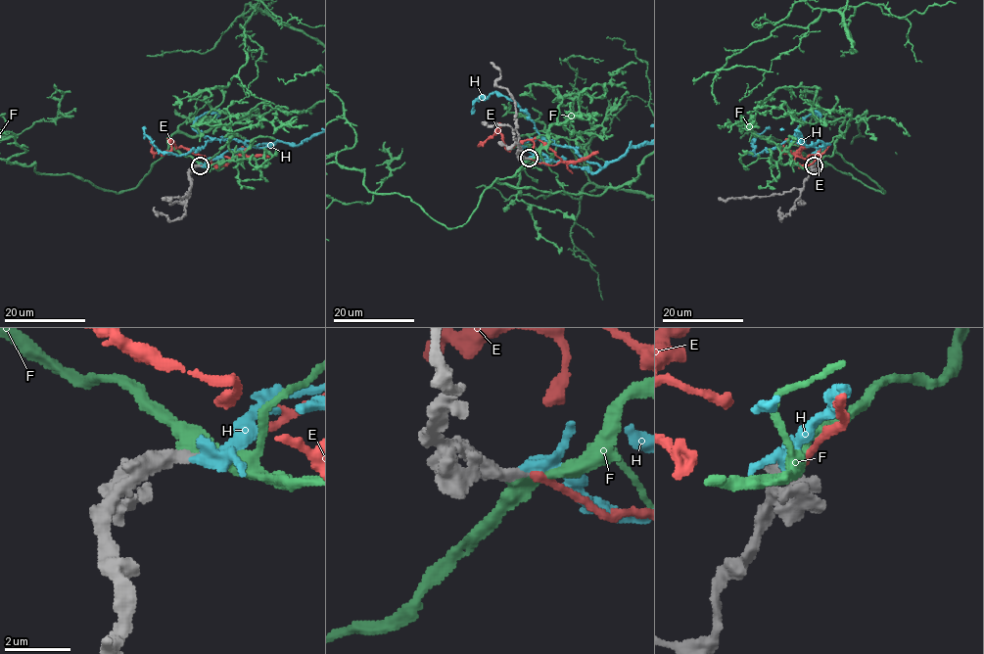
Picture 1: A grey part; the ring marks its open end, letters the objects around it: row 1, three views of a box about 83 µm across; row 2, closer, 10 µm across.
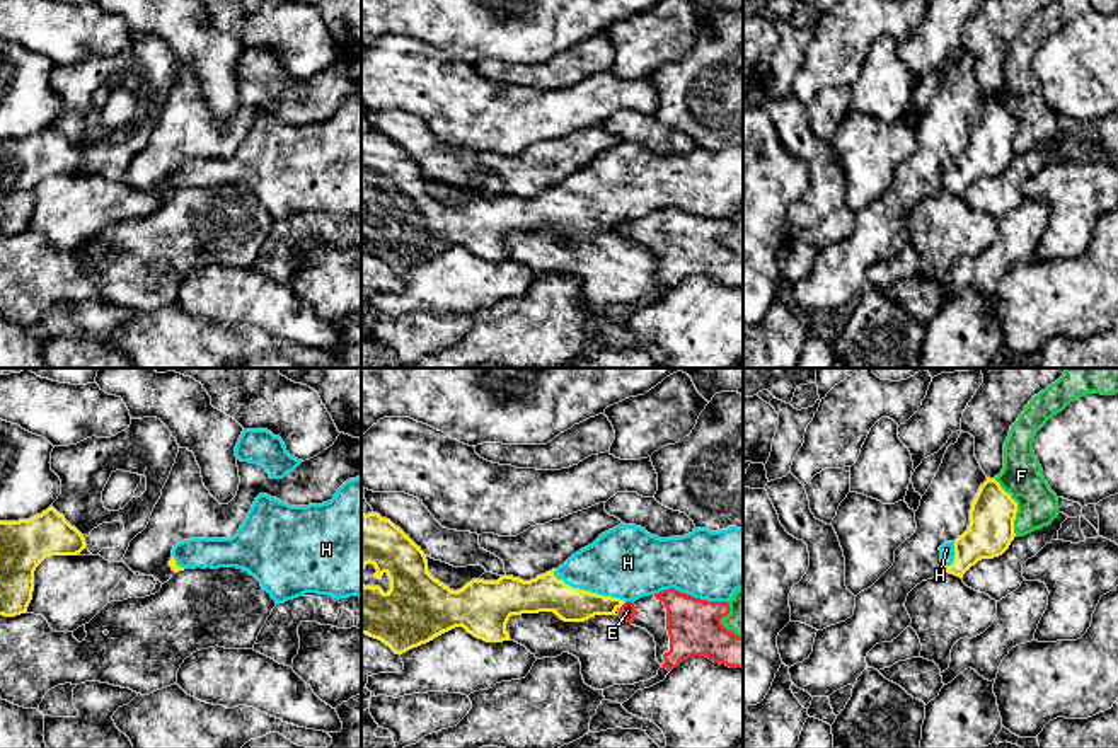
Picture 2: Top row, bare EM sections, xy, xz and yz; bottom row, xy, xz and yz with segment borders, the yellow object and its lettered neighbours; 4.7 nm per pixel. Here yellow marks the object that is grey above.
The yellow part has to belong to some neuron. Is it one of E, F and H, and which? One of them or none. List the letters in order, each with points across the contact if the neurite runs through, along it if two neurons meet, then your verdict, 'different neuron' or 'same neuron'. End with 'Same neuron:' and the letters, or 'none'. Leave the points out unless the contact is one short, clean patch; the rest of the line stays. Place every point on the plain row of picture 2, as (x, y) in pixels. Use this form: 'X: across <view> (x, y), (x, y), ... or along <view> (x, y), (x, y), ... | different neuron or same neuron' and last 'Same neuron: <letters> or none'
E: along xz (626, 220), (619, 225) | different neuron
F: different neuron
H: same neuron
Same neuron: H

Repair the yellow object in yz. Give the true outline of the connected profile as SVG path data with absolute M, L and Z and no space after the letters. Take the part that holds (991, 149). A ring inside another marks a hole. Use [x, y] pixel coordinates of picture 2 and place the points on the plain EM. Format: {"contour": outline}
{"contour": "M987 95L971 121L968 148L939 165L942 189L963 196L978 179L1002 174L1016 155L1016 131L1011 112Z"}

